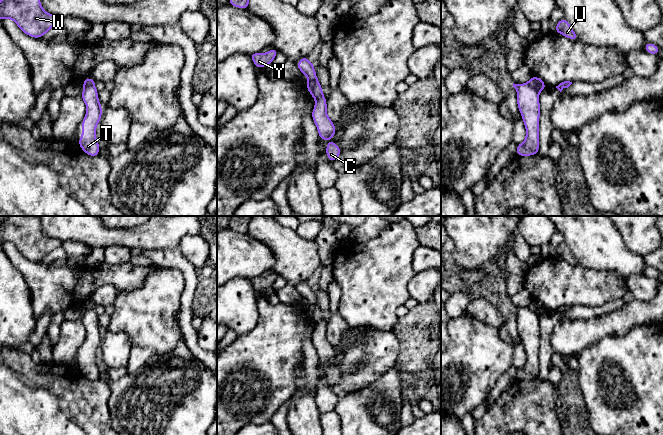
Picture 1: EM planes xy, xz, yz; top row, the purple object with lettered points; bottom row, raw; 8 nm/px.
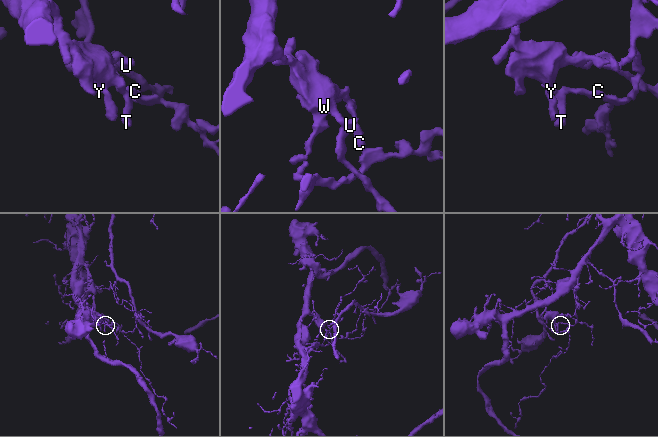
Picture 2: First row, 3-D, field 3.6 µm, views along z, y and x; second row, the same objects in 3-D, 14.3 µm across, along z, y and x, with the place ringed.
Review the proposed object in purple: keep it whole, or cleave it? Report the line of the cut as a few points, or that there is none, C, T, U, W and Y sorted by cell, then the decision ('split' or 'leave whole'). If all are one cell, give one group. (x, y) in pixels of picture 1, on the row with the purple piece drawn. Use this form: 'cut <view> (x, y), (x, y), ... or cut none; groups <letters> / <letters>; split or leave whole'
cut yz (528, 82), (539, 91); groups C / T U W Y; split

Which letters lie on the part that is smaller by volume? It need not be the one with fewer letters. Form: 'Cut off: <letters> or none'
Cut off: C

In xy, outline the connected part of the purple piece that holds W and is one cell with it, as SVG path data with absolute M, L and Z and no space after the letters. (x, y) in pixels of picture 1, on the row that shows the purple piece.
M0 0L0 21L12 19L23 33L41 38L53 26L62 23L62 17L48 14L40 0Z

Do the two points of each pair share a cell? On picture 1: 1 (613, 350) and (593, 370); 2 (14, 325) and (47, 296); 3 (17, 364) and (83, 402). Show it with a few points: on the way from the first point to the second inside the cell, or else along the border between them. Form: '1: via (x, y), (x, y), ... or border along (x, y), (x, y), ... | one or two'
1: via (607, 356), (603, 356), (598, 364) | one
2: border along (27, 286), (30, 292), (32, 312), (37, 318) | two
3: via (33, 371), (37, 375), (58, 378), (67, 386) | one

